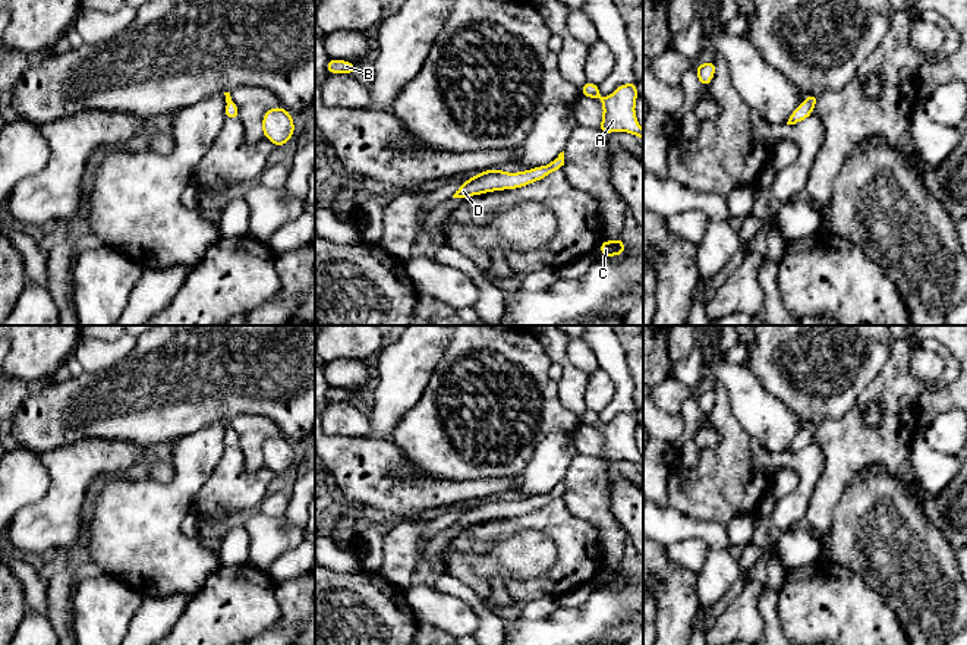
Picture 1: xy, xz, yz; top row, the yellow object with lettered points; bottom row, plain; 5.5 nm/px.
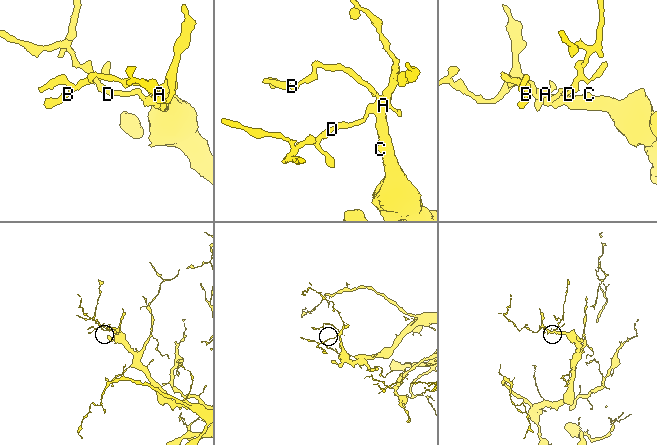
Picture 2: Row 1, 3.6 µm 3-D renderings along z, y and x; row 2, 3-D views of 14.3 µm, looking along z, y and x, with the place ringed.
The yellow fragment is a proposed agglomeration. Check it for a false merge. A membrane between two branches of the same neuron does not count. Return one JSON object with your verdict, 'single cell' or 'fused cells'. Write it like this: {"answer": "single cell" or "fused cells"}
{"answer": "single cell"}

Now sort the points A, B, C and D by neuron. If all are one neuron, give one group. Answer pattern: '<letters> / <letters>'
A B C D

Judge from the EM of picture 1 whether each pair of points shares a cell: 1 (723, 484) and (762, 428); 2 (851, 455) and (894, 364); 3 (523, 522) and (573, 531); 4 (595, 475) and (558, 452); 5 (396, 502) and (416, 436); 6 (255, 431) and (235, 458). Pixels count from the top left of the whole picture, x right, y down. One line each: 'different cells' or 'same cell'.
1: different cells
2: same cell
3: same cell
4: different cells
5: different cells
6: different cells

